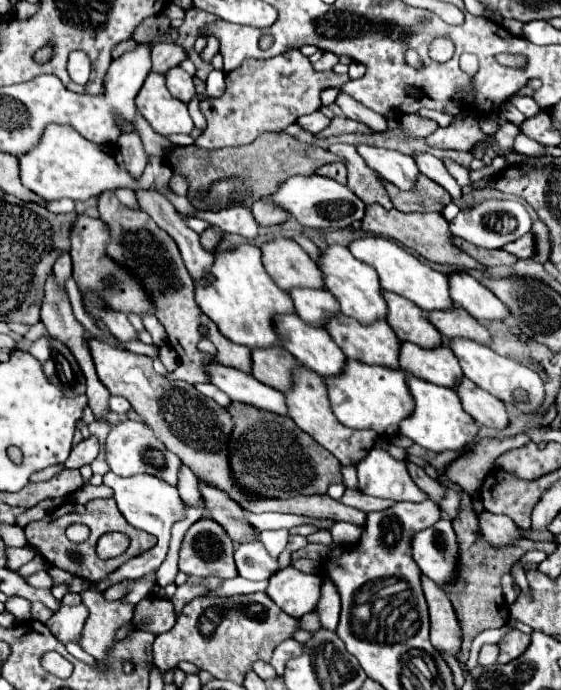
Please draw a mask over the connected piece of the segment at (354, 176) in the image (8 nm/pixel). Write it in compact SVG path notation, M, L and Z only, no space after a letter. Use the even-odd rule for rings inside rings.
M336 143L328 147L330 153L344 157L346 159L346 169L348 169L348 189L352 193L356 193L358 197L362 197L362 201L366 205L372 203L380 203L384 209L392 207L392 201L386 193L386 189L382 187L382 179L378 173L374 173L374 169L370 169L362 157L356 153L354 145L344 145L344 143Z

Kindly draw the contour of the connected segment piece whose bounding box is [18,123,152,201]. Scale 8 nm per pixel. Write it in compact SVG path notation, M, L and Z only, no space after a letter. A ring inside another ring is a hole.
M50 123L46 125L40 141L36 147L32 147L28 153L18 155L18 163L20 163L20 181L26 189L34 191L36 195L44 197L44 199L72 199L72 201L86 201L90 197L98 197L104 191L112 191L116 187L130 187L130 189L150 189L152 187L152 179L150 179L150 169L144 171L144 175L140 177L140 181L134 181L134 177L124 169L122 161L118 157L112 157L110 153L104 151L102 145L90 143L86 141L76 129L72 129L70 125L56 125Z

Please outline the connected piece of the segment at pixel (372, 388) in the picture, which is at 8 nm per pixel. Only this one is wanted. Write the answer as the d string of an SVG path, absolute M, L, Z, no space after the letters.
M348 359L342 373L324 379L324 383L330 407L342 425L354 429L374 429L380 437L396 435L398 423L414 409L402 369L382 369L382 365L362 365L360 361Z

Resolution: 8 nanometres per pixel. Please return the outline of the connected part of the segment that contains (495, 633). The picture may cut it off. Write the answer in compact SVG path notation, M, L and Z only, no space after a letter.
M508 623L504 627L501 627L500 629L489 629L480 633L472 642L470 656L468 659L468 663L466 663L466 671L470 671L470 669L474 669L474 667L478 665L477 664L478 653L484 644L498 643L500 639L506 633L508 633L508 631L511 631L512 629L515 629L515 627L512 626L510 623Z

